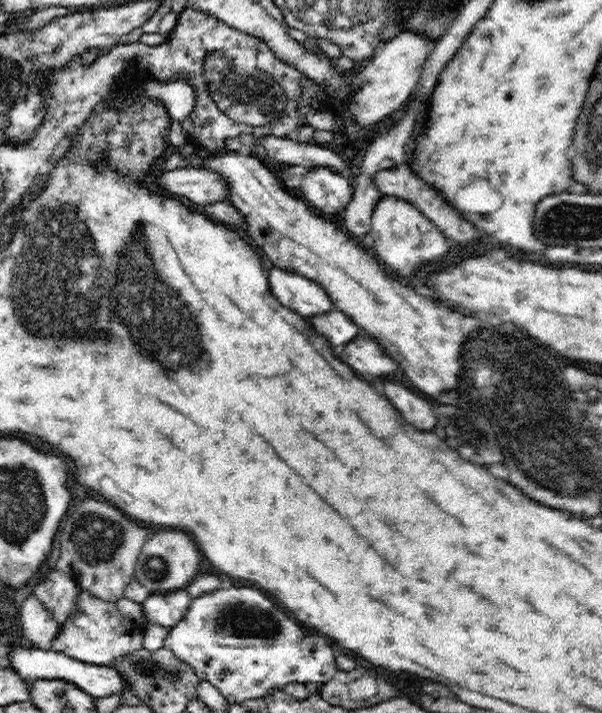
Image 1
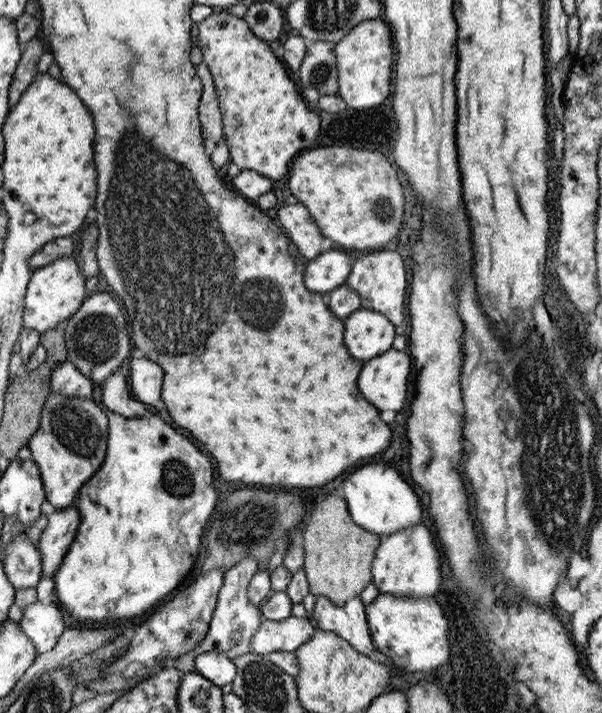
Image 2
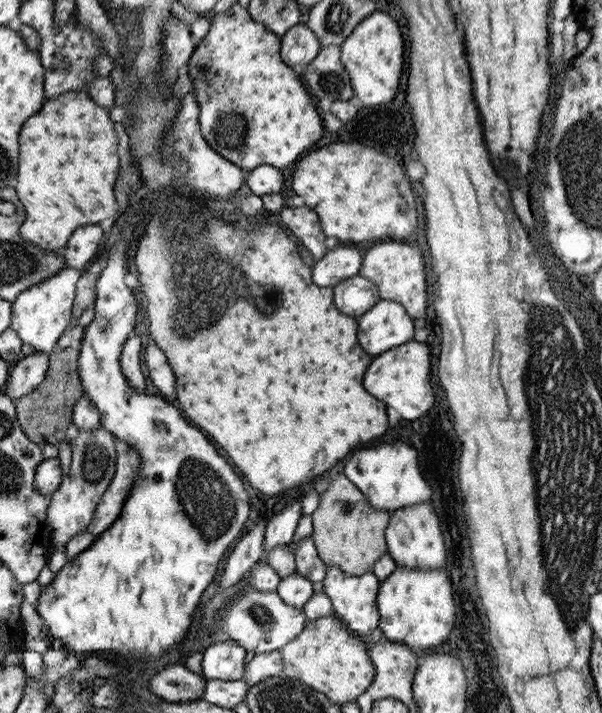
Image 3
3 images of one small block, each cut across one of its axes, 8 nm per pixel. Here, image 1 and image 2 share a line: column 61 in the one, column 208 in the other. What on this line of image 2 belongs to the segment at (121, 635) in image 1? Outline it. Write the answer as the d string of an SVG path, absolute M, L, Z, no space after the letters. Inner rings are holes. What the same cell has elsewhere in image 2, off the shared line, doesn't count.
M246 555L238 564L230 567L224 574L224 585L219 596L219 602L214 613L213 621L210 622L210 630L204 641L200 642L194 651L199 656L203 652L220 652L231 660L249 654L250 643L254 634L261 626L263 615L259 607L250 603L247 596L247 589L252 577L259 571L256 557Z

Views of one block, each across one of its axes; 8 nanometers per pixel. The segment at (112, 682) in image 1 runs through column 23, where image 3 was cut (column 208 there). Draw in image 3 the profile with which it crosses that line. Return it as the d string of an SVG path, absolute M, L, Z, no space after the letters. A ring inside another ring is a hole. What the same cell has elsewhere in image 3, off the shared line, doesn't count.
M236 641L212 643L206 648L202 658L206 680L244 680L247 653Z

